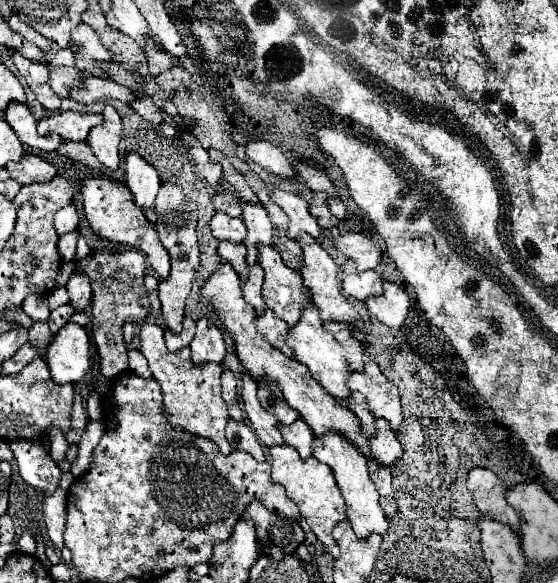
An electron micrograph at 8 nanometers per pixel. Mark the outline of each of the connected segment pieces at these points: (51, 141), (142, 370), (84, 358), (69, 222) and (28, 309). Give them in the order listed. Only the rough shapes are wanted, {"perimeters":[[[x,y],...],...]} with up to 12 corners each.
{"perimeters":[[[15,100],[3,112],[19,140],[37,150],[55,150],[57,134],[39,136],[35,118]],[[129,350],[129,370],[151,378],[147,360],[139,350]],[[65,324],[47,346],[55,384],[75,384],[91,370],[89,336]],[[73,204],[61,208],[55,216],[59,234],[75,230],[79,224]],[[45,294],[27,296],[23,312],[35,322],[49,320]]]}

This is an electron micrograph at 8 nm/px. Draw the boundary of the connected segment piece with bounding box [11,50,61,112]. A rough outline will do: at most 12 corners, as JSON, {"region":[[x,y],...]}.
{"region":[[11,50],[11,58],[37,100],[59,110],[61,98],[51,92],[49,68]]}

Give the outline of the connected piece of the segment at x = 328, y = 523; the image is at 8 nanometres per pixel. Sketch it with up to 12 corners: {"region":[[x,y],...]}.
{"region":[[289,444],[271,446],[283,484],[317,540],[339,556],[331,532],[345,520],[333,470]]}

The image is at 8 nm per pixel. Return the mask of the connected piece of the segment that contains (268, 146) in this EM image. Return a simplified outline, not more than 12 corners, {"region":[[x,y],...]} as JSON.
{"region":[[247,142],[245,154],[267,172],[295,176],[291,162],[271,142]]}

